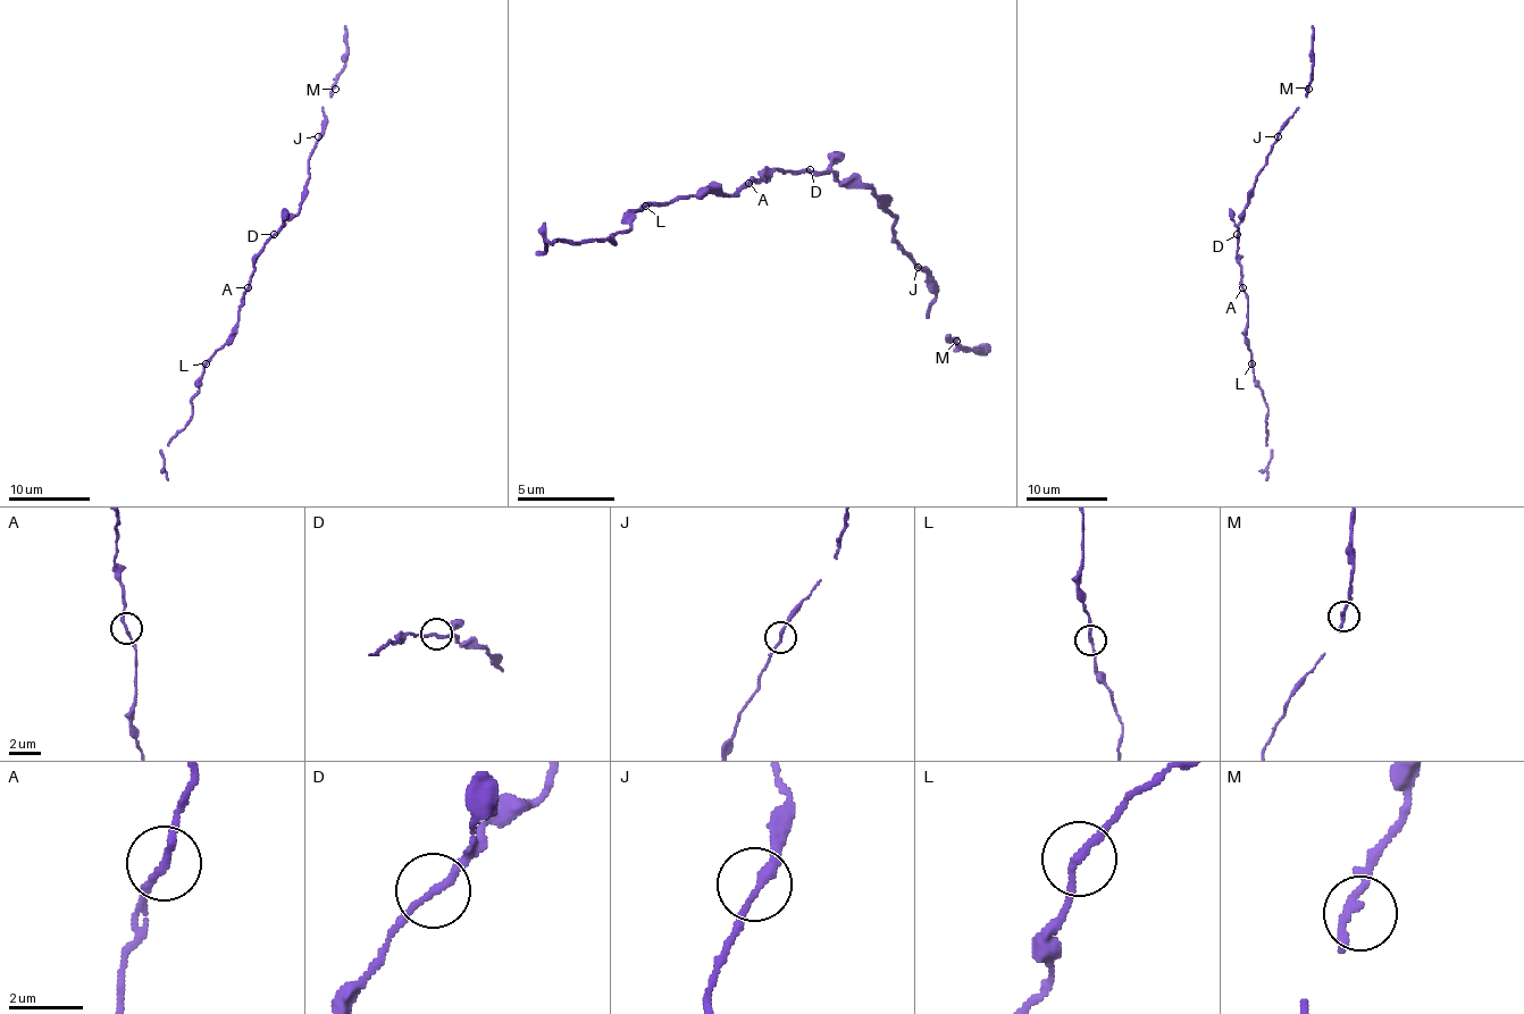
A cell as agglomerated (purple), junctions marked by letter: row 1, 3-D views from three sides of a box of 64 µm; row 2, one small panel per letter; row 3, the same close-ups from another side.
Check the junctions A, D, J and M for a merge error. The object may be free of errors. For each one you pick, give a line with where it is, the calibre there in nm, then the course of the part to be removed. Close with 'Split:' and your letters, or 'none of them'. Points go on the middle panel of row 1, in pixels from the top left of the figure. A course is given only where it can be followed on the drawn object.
Split: none of them

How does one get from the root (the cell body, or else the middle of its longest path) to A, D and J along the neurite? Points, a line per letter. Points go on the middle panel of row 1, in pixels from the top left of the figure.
A: (776, 169), (747, 184)
D: (776, 169), (810, 169)
J: (776, 169), (835, 169), (845, 179), (859, 179), (894, 214), (894, 239), (918, 262), (918, 267)

